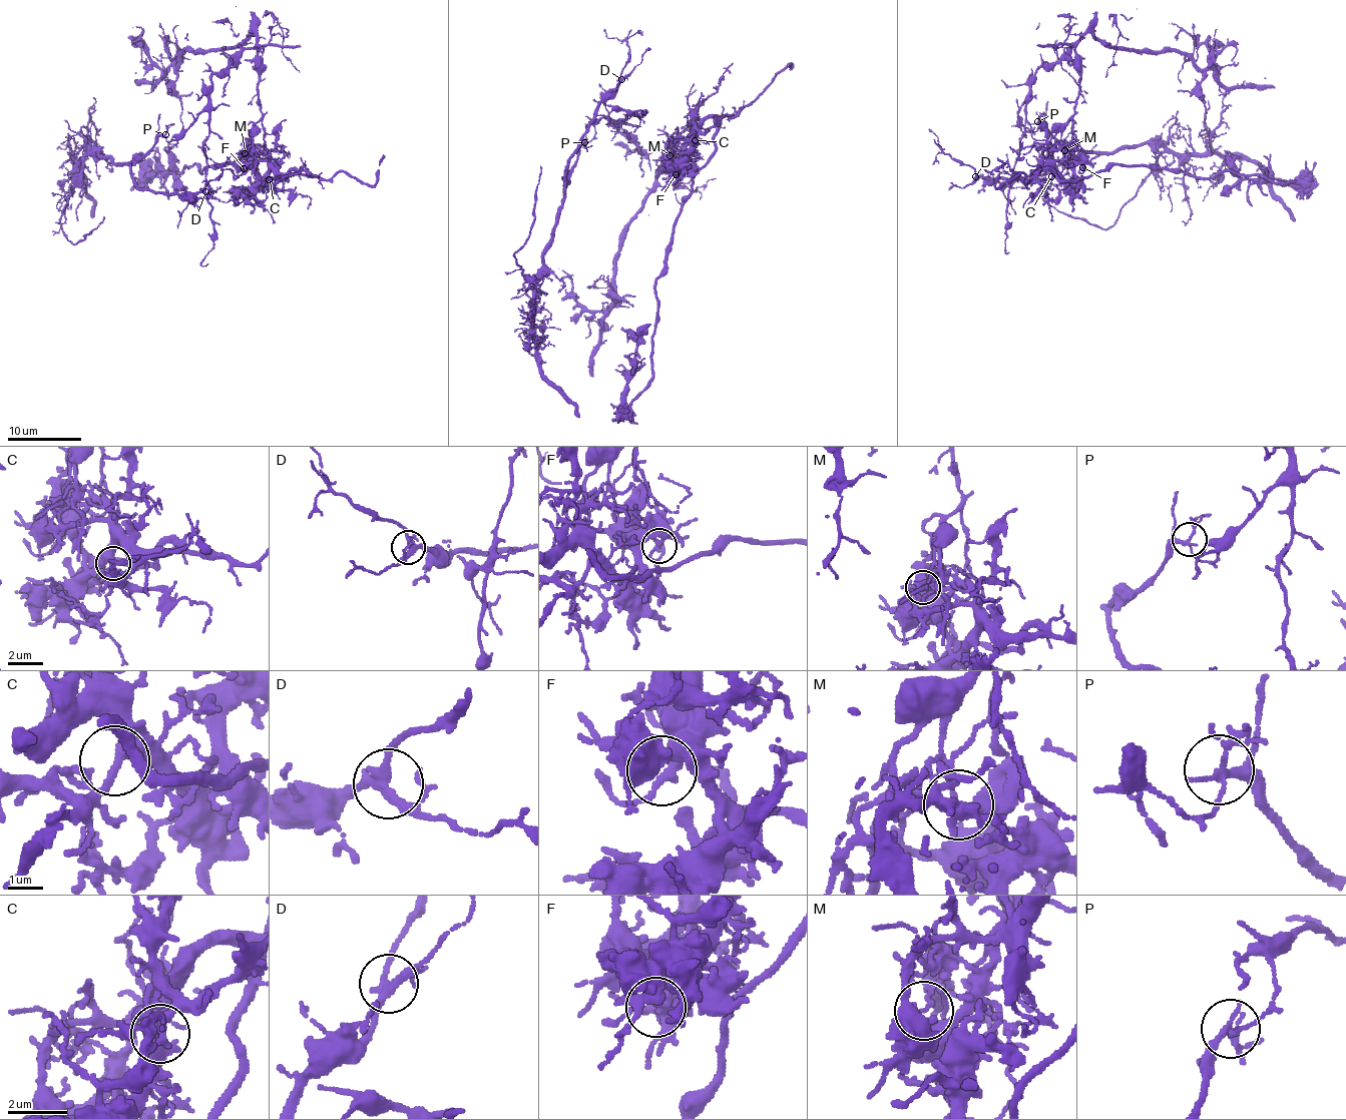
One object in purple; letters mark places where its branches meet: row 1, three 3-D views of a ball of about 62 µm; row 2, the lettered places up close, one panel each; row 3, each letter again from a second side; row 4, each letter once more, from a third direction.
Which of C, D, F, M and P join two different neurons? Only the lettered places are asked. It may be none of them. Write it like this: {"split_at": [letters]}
{"split_at": ["M", "P"]}

